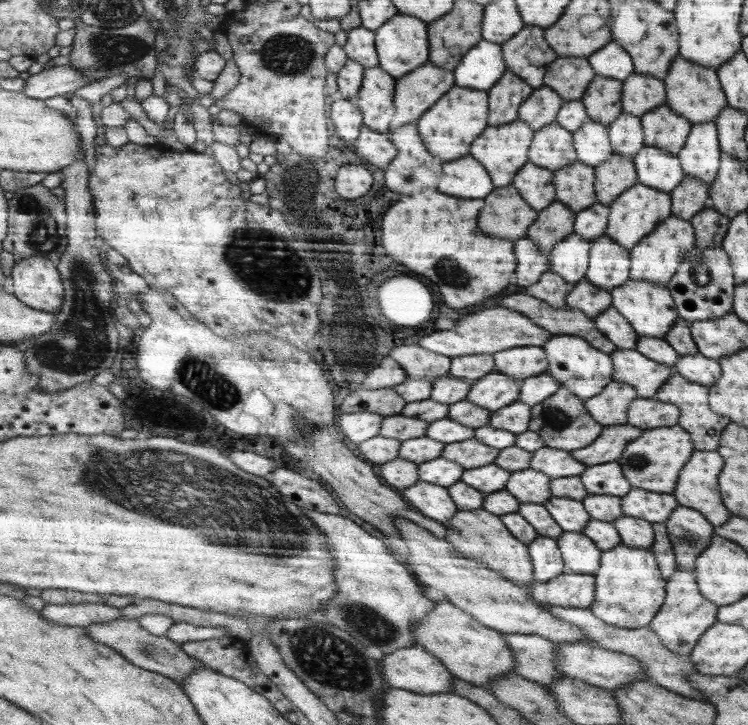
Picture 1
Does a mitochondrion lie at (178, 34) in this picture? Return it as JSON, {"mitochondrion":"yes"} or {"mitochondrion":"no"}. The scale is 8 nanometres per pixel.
{"mitochondrion":"yes"}

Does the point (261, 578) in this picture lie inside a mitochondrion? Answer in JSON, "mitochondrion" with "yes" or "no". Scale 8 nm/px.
{"mitochondrion":"no"}

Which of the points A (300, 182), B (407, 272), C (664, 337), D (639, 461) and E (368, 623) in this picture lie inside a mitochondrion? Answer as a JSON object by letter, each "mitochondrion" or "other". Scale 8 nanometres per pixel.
{"A":"mitochondrion","B":"other","C":"other","D":"mitochondrion","E":"mitochondrion"}

